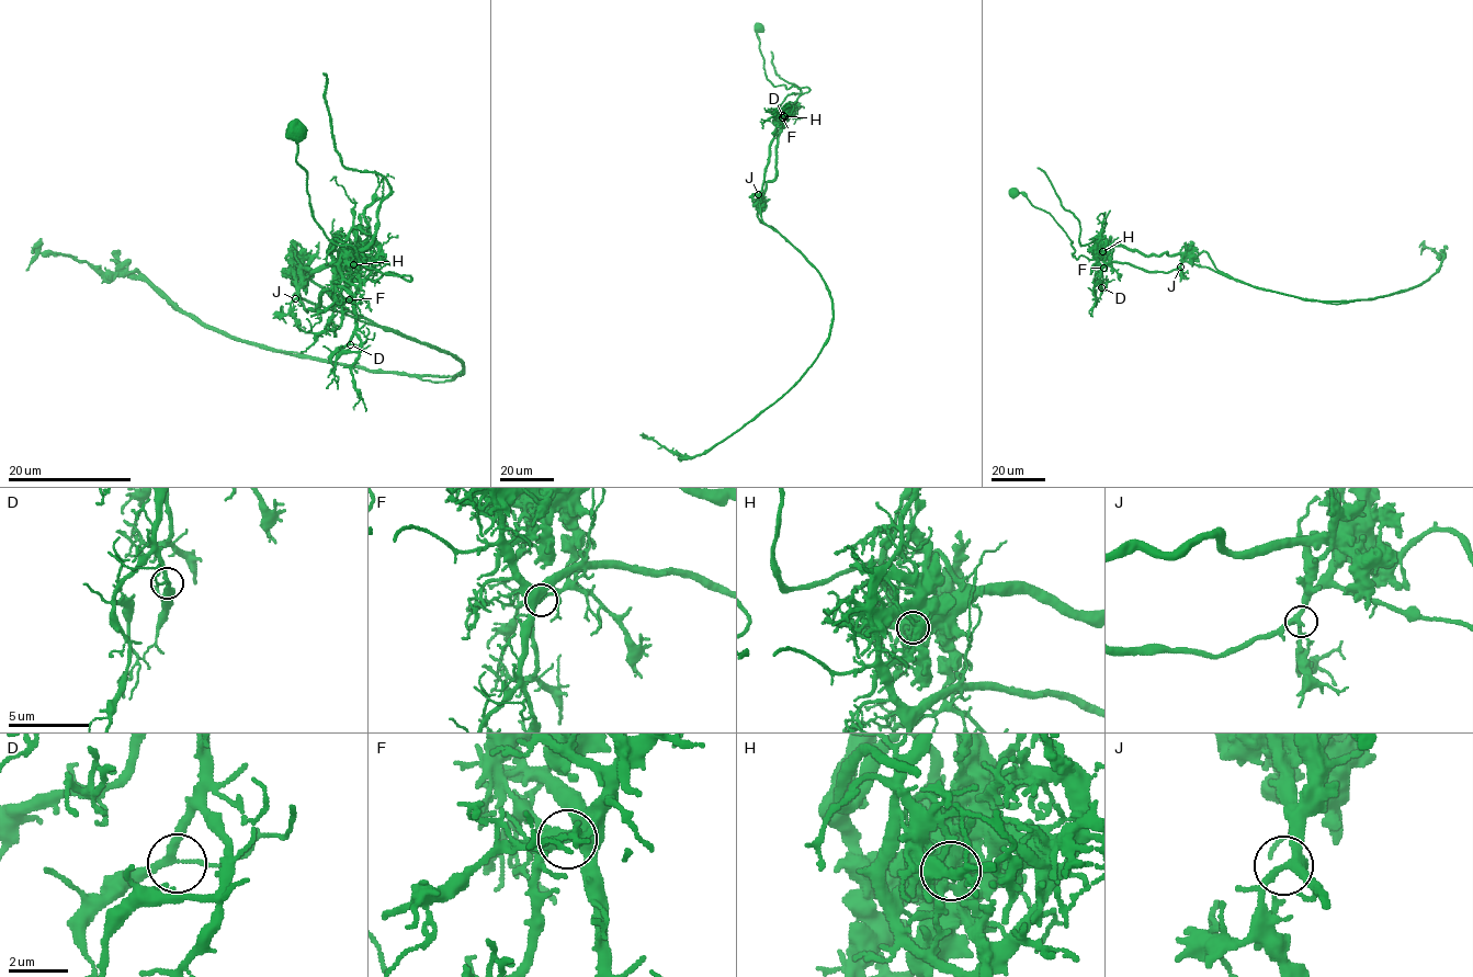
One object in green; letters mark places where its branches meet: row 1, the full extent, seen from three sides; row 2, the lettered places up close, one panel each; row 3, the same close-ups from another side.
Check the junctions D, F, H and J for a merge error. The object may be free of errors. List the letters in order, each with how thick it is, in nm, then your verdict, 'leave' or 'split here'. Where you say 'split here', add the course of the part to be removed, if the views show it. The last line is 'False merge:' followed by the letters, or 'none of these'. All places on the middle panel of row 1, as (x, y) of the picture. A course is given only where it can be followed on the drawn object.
D: calibre 200 nm; leave
F: calibre 480 nm; leave
H: calibre 700 nm; split here; course (784, 116), (760, 218), (824, 282), (829, 337), (781, 397), (701, 454), (639, 434)
J: calibre 280 nm; leave
False merge: H

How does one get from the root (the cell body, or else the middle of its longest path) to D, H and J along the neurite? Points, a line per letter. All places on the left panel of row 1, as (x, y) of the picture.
D: (293, 129), (310, 212), (323, 233), (350, 245), (365, 267), (410, 276), (386, 272), (360, 287), (350, 344)
H: (293, 129), (310, 212), (323, 233), (350, 245), (365, 267), (410, 279), (386, 272), (372, 282), (353, 264)
J: (293, 129), (323, 233), (365, 267), (410, 276), (386, 272), (353, 294), (327, 290), (308, 310), (295, 298)

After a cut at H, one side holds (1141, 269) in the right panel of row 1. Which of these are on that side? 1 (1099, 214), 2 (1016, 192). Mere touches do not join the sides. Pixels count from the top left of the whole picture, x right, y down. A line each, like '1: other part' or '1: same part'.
1: same part
2: same part

